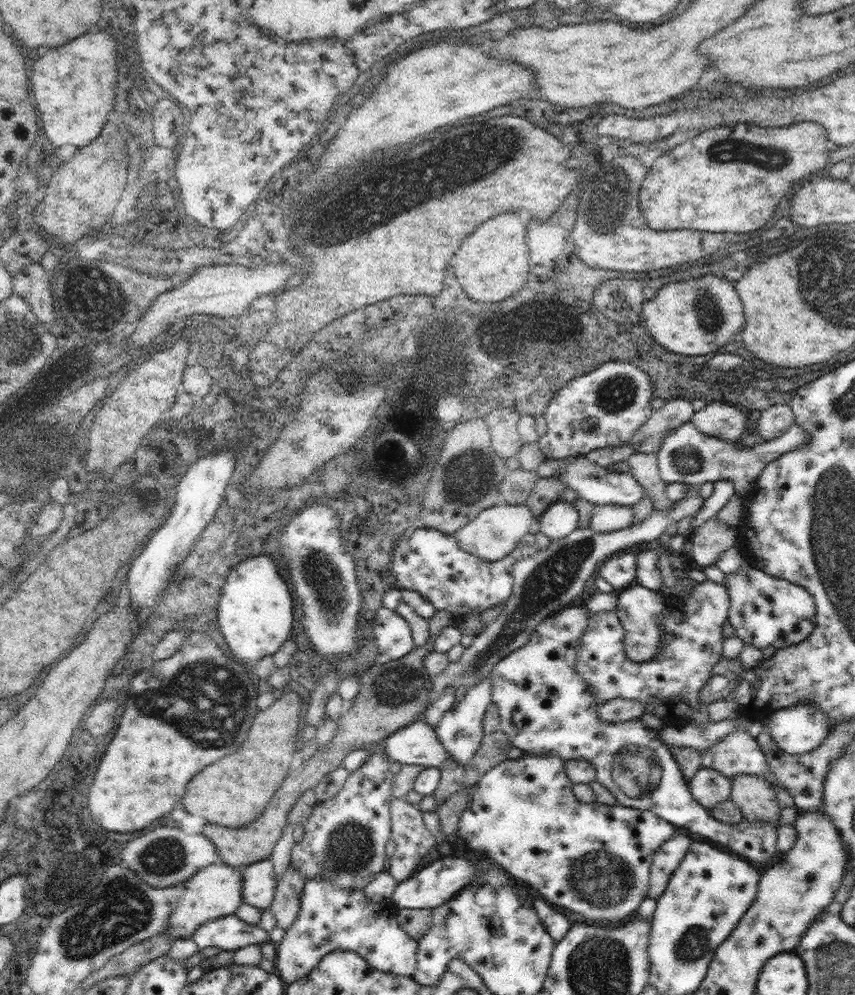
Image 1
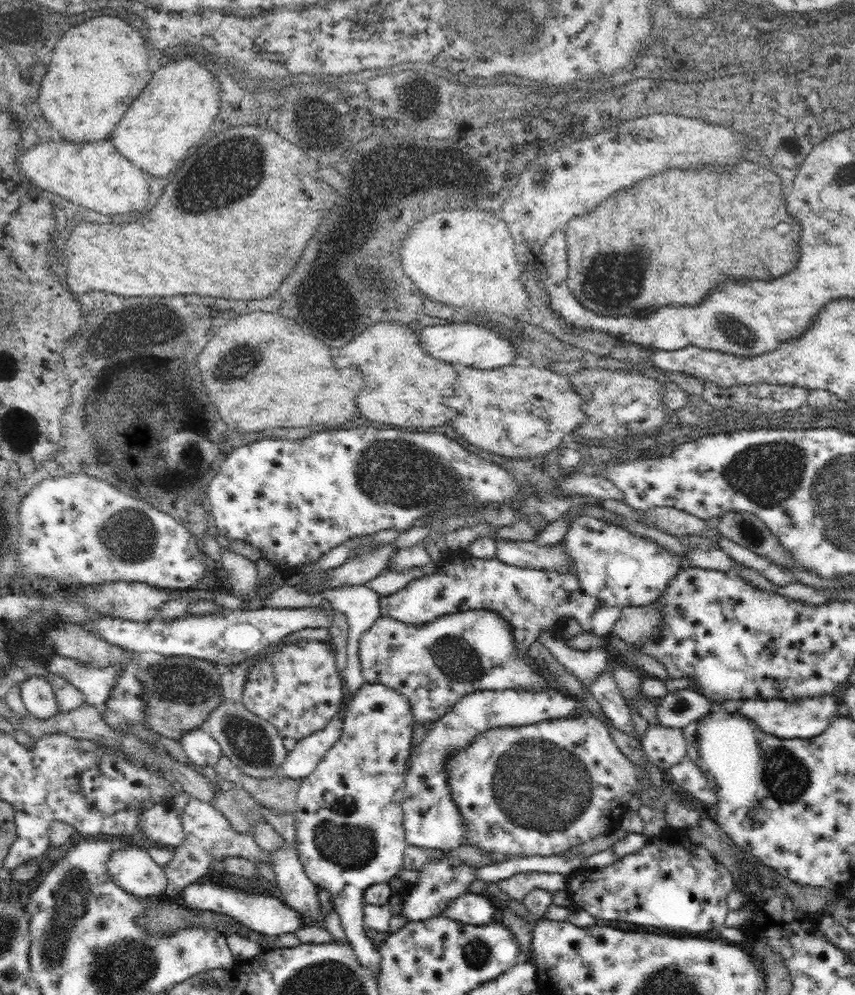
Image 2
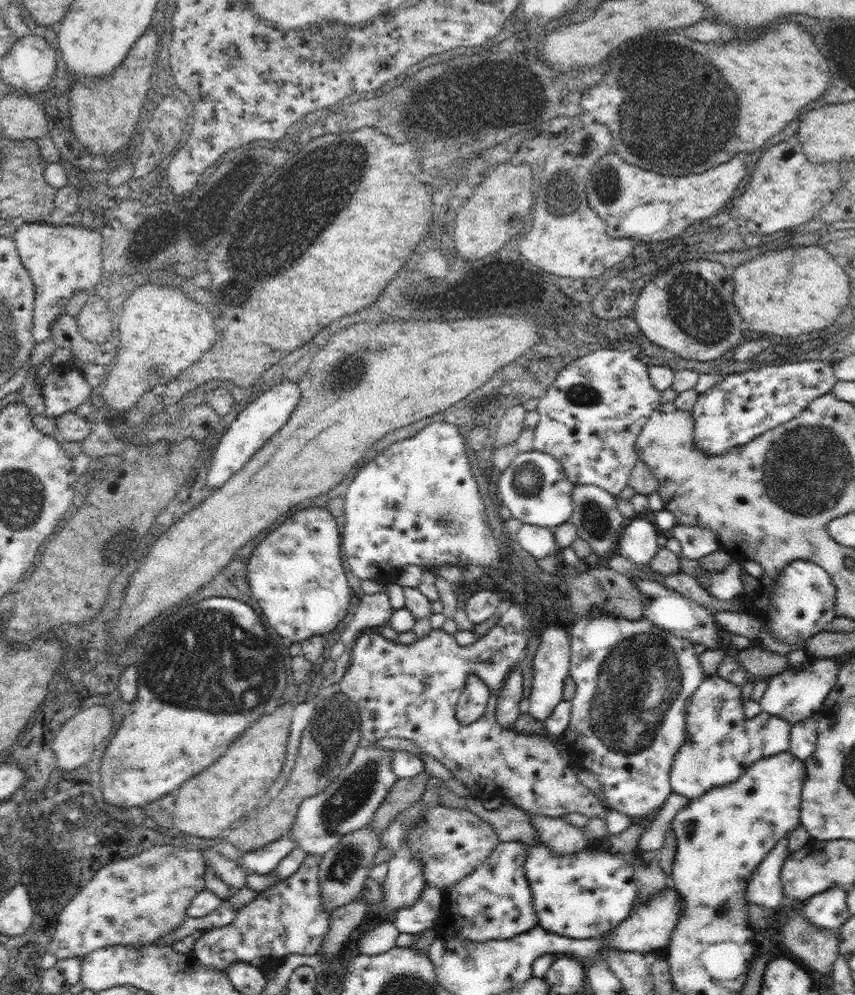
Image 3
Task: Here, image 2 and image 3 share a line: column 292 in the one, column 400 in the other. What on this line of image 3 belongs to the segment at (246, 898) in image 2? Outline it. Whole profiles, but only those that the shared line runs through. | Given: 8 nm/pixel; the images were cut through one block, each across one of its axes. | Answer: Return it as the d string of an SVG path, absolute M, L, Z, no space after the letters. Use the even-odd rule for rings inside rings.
M427 884L421 893L422 896L412 906L396 910L393 923L400 933L418 935L428 928L434 928L436 920L440 917L441 904L446 896L444 889Z

